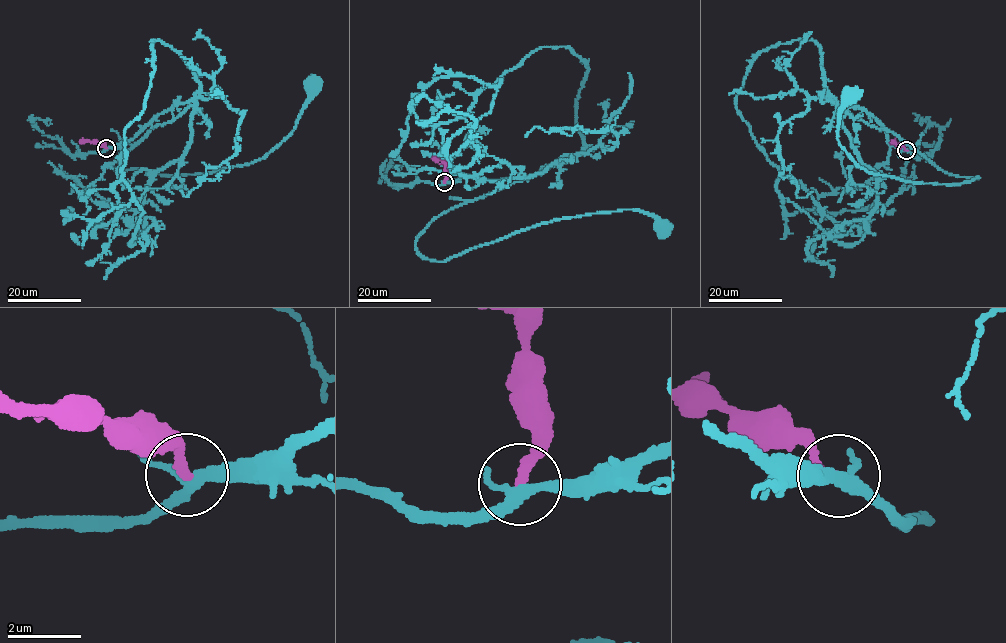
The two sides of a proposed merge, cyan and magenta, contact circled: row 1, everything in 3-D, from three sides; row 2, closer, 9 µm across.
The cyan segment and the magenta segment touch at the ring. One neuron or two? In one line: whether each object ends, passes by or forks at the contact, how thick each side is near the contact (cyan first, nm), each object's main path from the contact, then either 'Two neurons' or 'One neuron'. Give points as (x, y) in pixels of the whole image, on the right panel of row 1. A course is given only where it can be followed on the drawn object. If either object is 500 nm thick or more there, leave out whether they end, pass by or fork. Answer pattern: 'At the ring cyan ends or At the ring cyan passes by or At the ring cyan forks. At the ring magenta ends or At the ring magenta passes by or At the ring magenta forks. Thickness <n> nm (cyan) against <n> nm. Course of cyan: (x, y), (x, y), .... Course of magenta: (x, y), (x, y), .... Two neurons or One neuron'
At the ring cyan forks. At the ring magenta ends. Thickness 260 nm (cyan) against 260 nm. Course of cyan: (907, 150), (828, 97), (947, 173), (977, 178), (914, 183), (858, 167), (837, 135), (847, 96). Course of magenta: (906, 150), (897, 147), (891, 142), (894, 139). Two neurons

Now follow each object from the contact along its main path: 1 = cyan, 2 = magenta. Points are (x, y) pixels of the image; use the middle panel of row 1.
1: (445, 182), (532, 177), (577, 154), (446, 210), (416, 242), (436, 261), (587, 215), (635, 209), (662, 225)
2: (445, 181), (444, 164), (433, 158)

